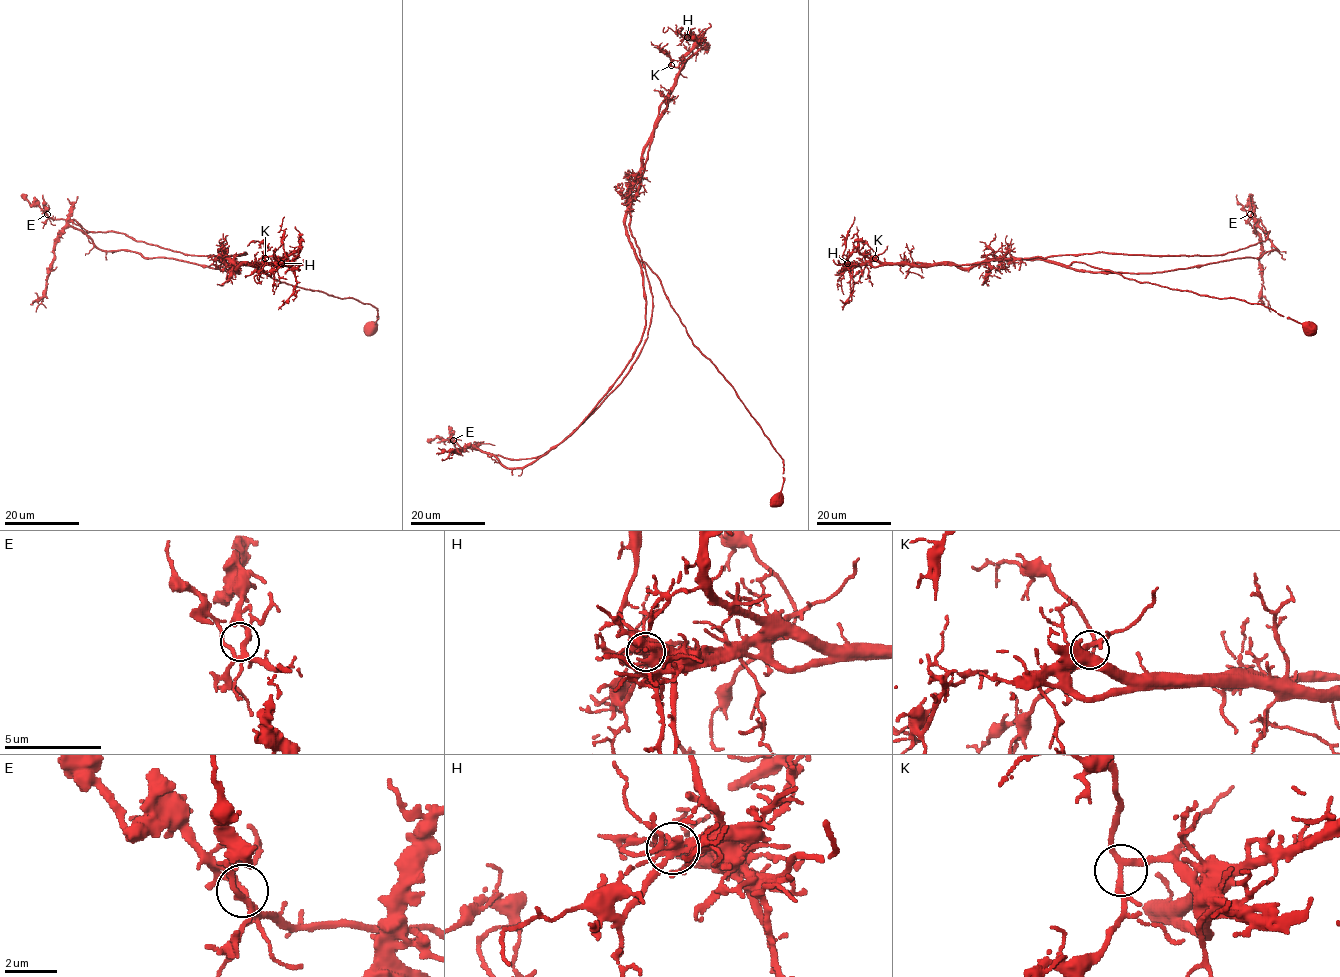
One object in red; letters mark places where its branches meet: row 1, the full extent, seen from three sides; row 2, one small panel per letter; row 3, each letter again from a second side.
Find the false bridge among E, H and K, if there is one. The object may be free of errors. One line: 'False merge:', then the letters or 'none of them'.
False merge: H

